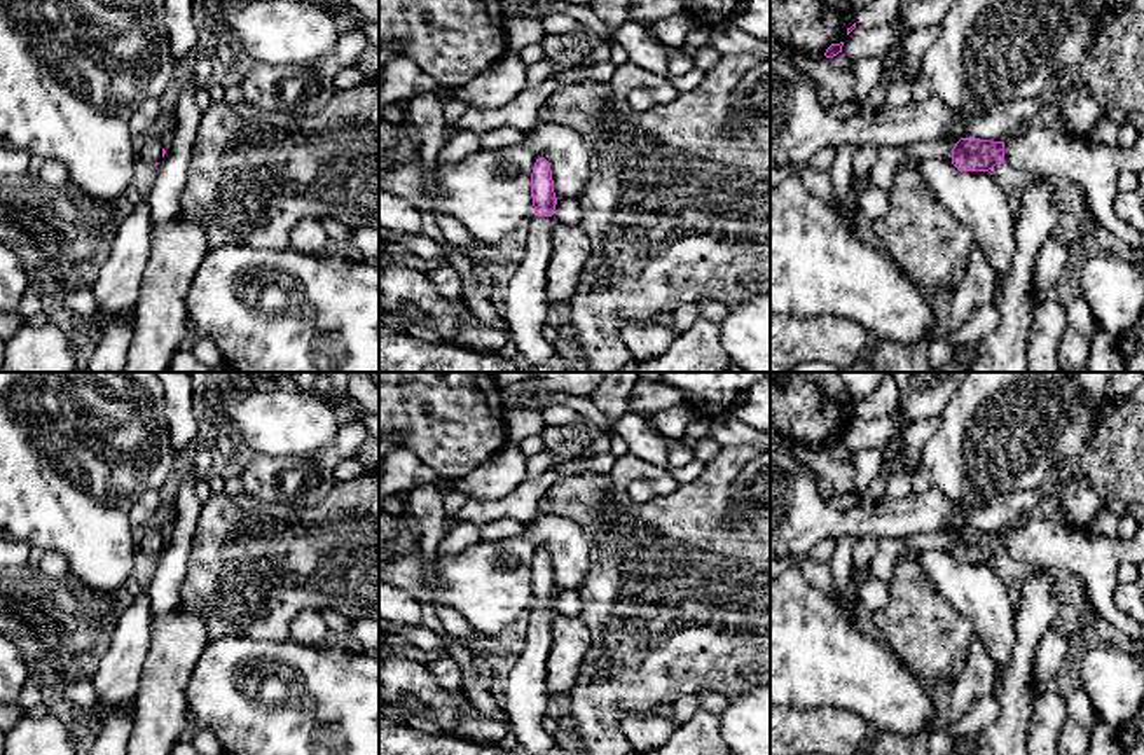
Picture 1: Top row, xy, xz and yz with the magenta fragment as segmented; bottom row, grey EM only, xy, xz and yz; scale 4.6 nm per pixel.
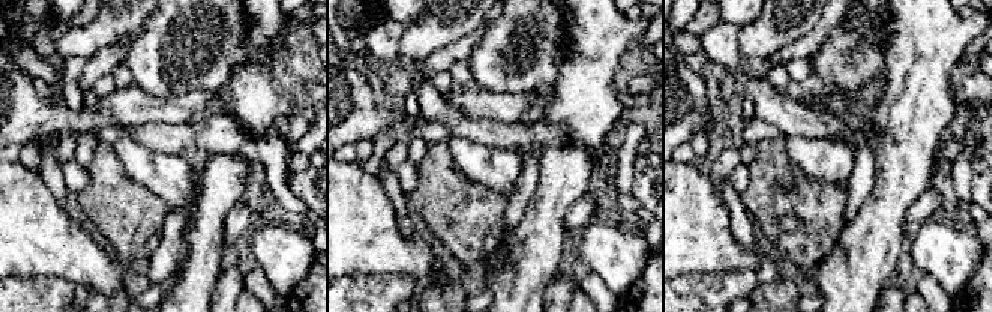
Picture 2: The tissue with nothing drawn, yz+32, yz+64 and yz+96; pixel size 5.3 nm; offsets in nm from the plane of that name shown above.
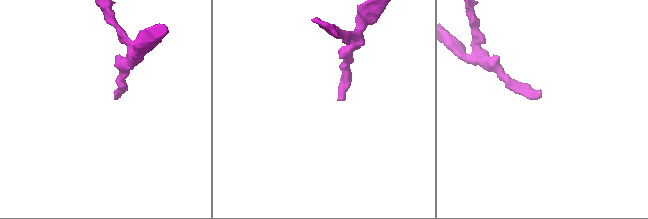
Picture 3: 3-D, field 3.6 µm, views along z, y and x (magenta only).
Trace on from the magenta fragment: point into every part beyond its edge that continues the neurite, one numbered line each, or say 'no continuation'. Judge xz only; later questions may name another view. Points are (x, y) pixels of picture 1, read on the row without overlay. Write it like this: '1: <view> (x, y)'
1: xz (528, 701)

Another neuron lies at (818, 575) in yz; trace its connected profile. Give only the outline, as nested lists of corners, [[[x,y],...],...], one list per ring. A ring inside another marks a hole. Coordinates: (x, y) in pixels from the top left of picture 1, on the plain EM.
[[[802,558],[798,561],[800,573],[803,580],[812,585],[816,591],[819,591],[823,596],[833,601],[833,605],[838,608],[838,612],[854,624],[856,615],[851,613],[840,601],[835,584],[833,584],[833,575],[830,565],[817,563],[814,559]]]

